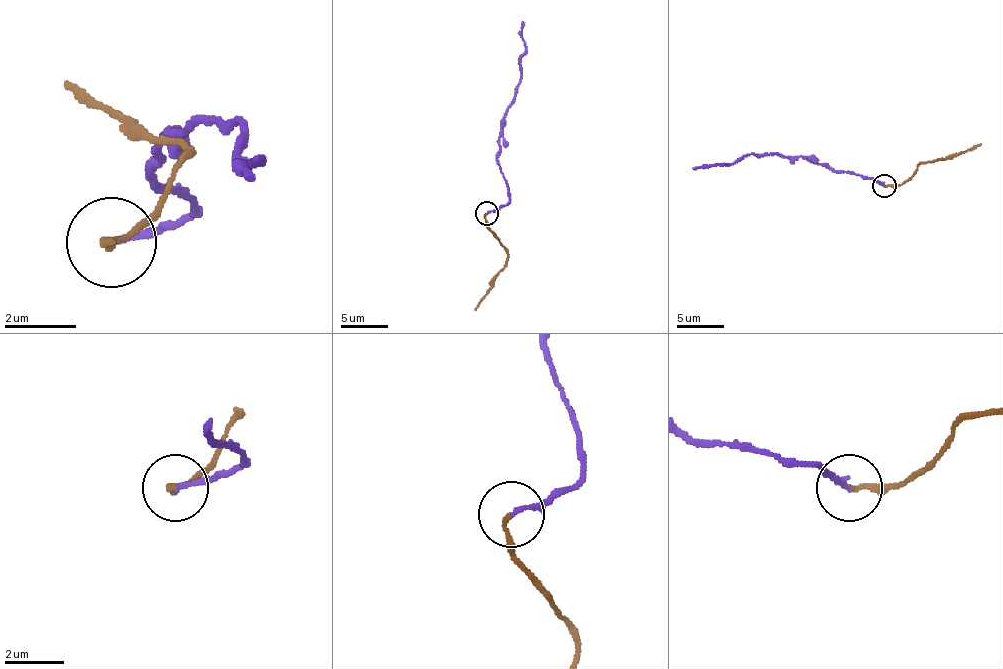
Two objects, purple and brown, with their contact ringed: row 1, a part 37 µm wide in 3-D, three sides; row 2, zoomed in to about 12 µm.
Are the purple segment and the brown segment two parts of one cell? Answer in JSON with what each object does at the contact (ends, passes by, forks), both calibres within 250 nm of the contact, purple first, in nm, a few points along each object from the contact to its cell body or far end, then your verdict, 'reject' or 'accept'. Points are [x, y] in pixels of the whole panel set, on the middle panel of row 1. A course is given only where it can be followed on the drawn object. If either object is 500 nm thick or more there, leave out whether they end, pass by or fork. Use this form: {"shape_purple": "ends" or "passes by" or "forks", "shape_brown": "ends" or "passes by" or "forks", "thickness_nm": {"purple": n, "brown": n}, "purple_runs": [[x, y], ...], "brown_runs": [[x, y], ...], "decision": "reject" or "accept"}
{"shape_purple": "ends", "shape_brown": "ends", "thickness_nm": {"purple": 140, "brown": 160}, "purple_runs": [[487, 213], [499, 210], [508, 201], [508, 189], [496, 154], [501, 118], [520, 81], [525, 22]], "brown_runs": [[487, 213], [485, 224], [508, 250], [508, 260], [475, 309]], "decision": "accept"}

